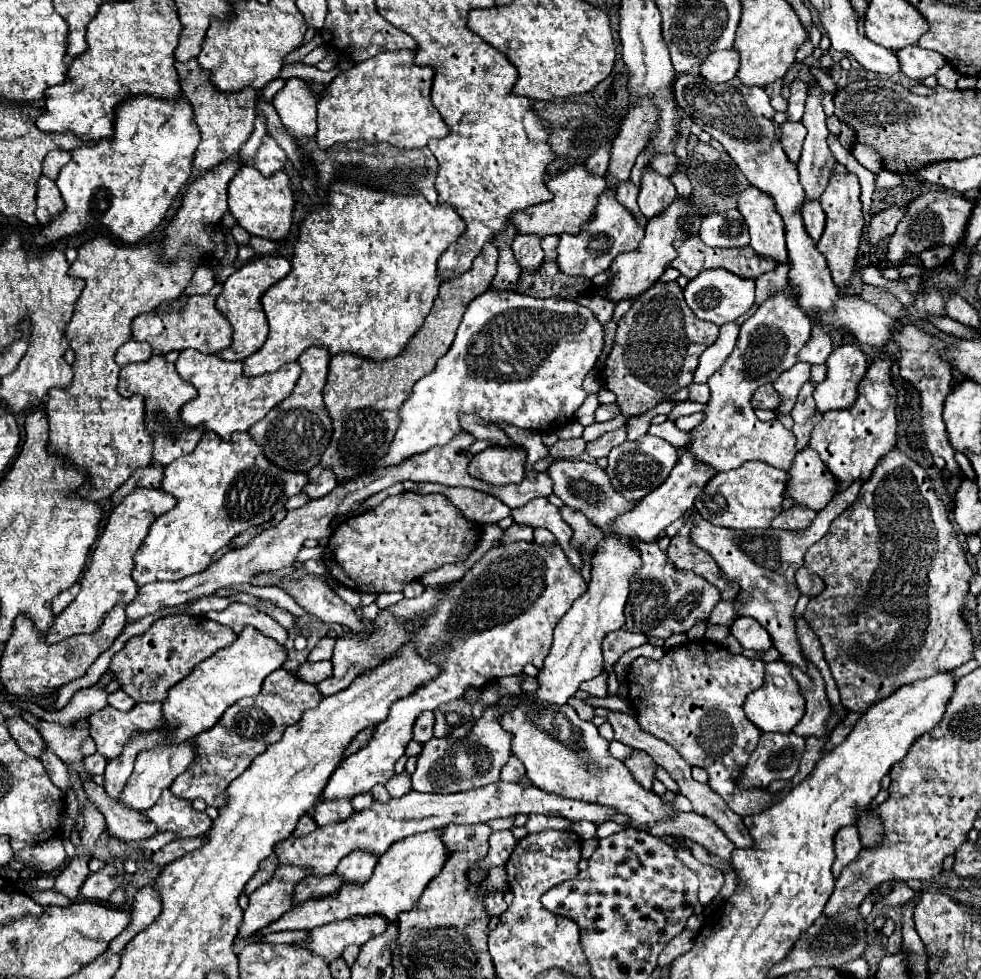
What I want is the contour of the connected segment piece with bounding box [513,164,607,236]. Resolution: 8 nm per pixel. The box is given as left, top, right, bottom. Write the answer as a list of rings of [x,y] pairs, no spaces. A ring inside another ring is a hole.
[[[583,164],[573,166],[561,174],[551,176],[551,180],[546,182],[549,191],[553,192],[553,200],[539,204],[539,206],[531,206],[529,212],[517,212],[513,214],[513,224],[517,228],[517,232],[521,234],[539,234],[539,236],[547,236],[547,234],[577,234],[581,224],[587,222],[591,218],[591,212],[595,210],[597,198],[599,194],[607,188],[607,182],[603,176],[591,174],[587,172],[587,168]]]

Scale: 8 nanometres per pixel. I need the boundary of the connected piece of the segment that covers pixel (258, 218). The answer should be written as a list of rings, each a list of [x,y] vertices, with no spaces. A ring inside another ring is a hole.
[[[243,164],[229,182],[229,212],[251,236],[263,236],[275,242],[283,240],[289,234],[293,214],[293,192],[289,188],[287,174],[275,172],[273,176],[265,178],[251,164]]]

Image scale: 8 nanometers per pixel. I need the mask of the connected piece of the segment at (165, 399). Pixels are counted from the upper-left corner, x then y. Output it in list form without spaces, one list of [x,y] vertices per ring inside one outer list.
[[[151,356],[151,360],[145,360],[143,364],[131,364],[123,366],[119,374],[119,384],[117,390],[121,396],[131,396],[131,394],[141,394],[145,398],[145,424],[153,432],[153,460],[157,464],[171,464],[173,460],[189,454],[197,442],[203,436],[203,428],[187,430],[181,420],[179,420],[179,408],[193,400],[197,396],[197,390],[181,380],[177,374],[175,366],[165,360],[165,356]]]

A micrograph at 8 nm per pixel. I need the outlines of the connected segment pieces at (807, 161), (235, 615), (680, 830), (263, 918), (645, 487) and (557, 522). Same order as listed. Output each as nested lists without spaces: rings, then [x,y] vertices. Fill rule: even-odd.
[[[815,82],[813,90],[807,96],[805,114],[801,120],[807,128],[807,138],[803,144],[803,152],[801,152],[797,170],[799,170],[799,180],[805,188],[807,200],[819,198],[823,194],[823,190],[827,188],[829,176],[831,176],[831,168],[837,164],[835,156],[831,154],[831,150],[827,146],[829,132],[825,126],[821,96],[823,96],[823,90]]]
[[[233,602],[227,610],[223,610],[223,612],[207,612],[205,616],[219,622],[219,624],[229,626],[235,634],[239,634],[245,626],[253,626],[261,634],[273,638],[279,644],[285,644],[285,640],[287,640],[287,630],[281,624],[277,624],[271,616],[267,616],[267,614],[259,612],[257,608],[247,606],[247,604],[235,604]]]
[[[677,812],[675,818],[655,824],[655,828],[651,828],[649,834],[653,836],[675,834],[675,836],[695,840],[697,844],[701,844],[721,860],[731,860],[731,852],[735,848],[733,842],[725,836],[725,832],[713,820],[707,820],[705,816],[699,816],[693,812],[691,814]]]
[[[277,866],[273,878],[249,896],[249,908],[243,912],[239,938],[251,938],[257,930],[279,920],[291,908],[291,896],[299,880],[311,876],[309,868]]]
[[[645,434],[635,442],[619,444],[609,452],[607,458],[609,458],[607,474],[611,476],[613,488],[619,490],[627,500],[641,500],[643,496],[651,494],[655,488],[659,488],[667,480],[669,472],[679,460],[679,452],[667,440]]]
[[[535,498],[521,508],[513,508],[511,518],[517,524],[525,524],[525,526],[533,526],[533,528],[541,526],[541,528],[547,528],[549,532],[553,532],[570,564],[575,570],[581,571],[583,567],[581,555],[570,545],[573,530],[559,516],[559,508],[553,506],[547,498]]]

